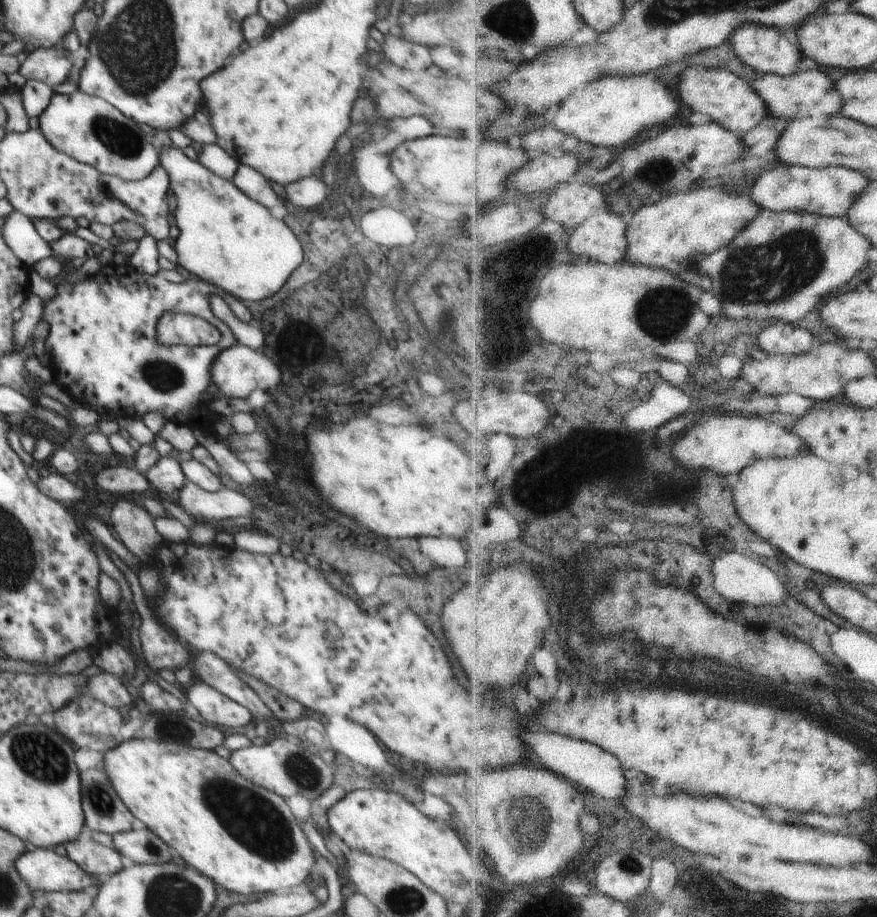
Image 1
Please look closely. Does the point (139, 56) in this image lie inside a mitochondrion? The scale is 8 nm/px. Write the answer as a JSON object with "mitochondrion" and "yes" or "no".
{"mitochondrion":"yes"}

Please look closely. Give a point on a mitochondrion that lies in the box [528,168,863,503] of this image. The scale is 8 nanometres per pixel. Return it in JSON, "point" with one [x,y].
{"point":[767,273]}

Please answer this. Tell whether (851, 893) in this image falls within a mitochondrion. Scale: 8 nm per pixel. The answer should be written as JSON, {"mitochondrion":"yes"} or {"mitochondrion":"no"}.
{"mitochondrion":"no"}

